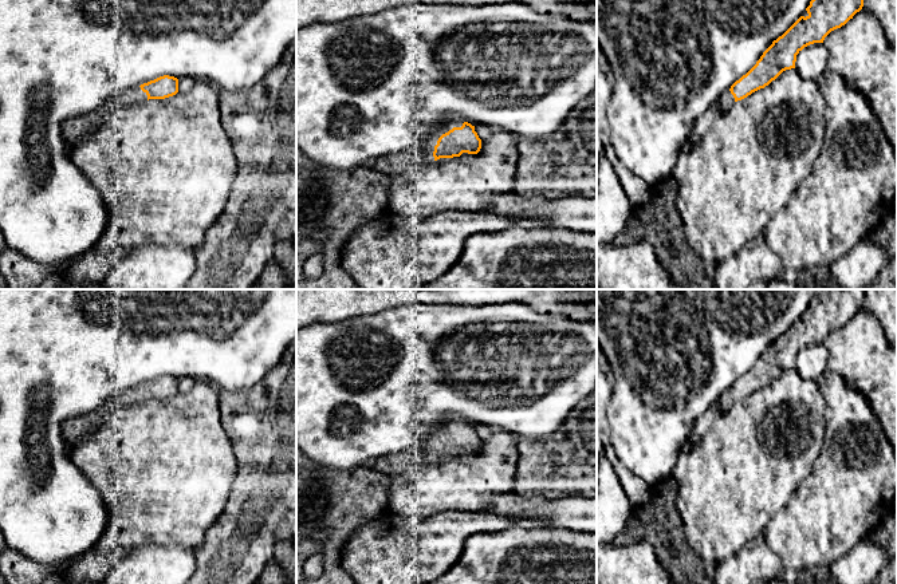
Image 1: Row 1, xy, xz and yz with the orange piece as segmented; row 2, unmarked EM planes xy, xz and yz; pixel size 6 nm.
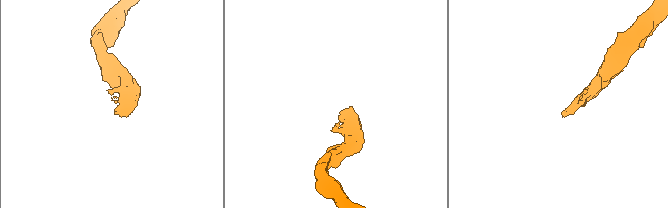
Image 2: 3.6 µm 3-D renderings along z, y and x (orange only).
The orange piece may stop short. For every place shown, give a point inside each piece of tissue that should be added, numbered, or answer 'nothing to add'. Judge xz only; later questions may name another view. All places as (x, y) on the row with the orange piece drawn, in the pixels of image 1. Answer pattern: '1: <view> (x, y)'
1: xz (392, 165)

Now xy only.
1: xy (73, 130)

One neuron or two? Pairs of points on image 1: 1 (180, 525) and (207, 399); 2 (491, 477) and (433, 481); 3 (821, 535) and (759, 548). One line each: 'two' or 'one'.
1: one
2: one
3: two

